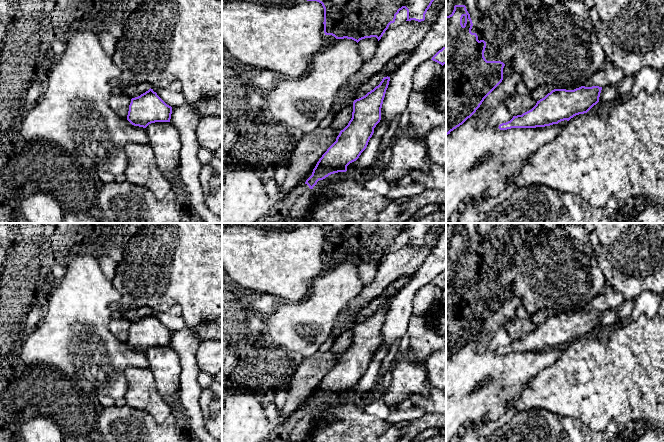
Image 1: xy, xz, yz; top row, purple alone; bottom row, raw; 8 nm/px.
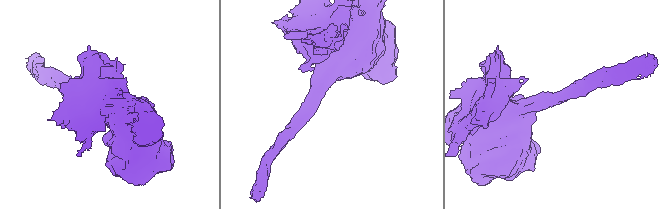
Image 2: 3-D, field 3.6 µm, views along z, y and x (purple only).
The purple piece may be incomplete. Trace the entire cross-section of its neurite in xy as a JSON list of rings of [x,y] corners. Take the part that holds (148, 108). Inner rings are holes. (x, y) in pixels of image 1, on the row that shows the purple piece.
[[[153,89],[132,98],[127,120],[134,126],[146,128],[155,122],[170,122],[172,107],[167,105]]]

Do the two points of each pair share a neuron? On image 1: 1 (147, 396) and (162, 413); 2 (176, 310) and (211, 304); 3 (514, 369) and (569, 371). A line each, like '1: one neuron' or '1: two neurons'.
1: one neuron
2: two neurons
3: two neurons

